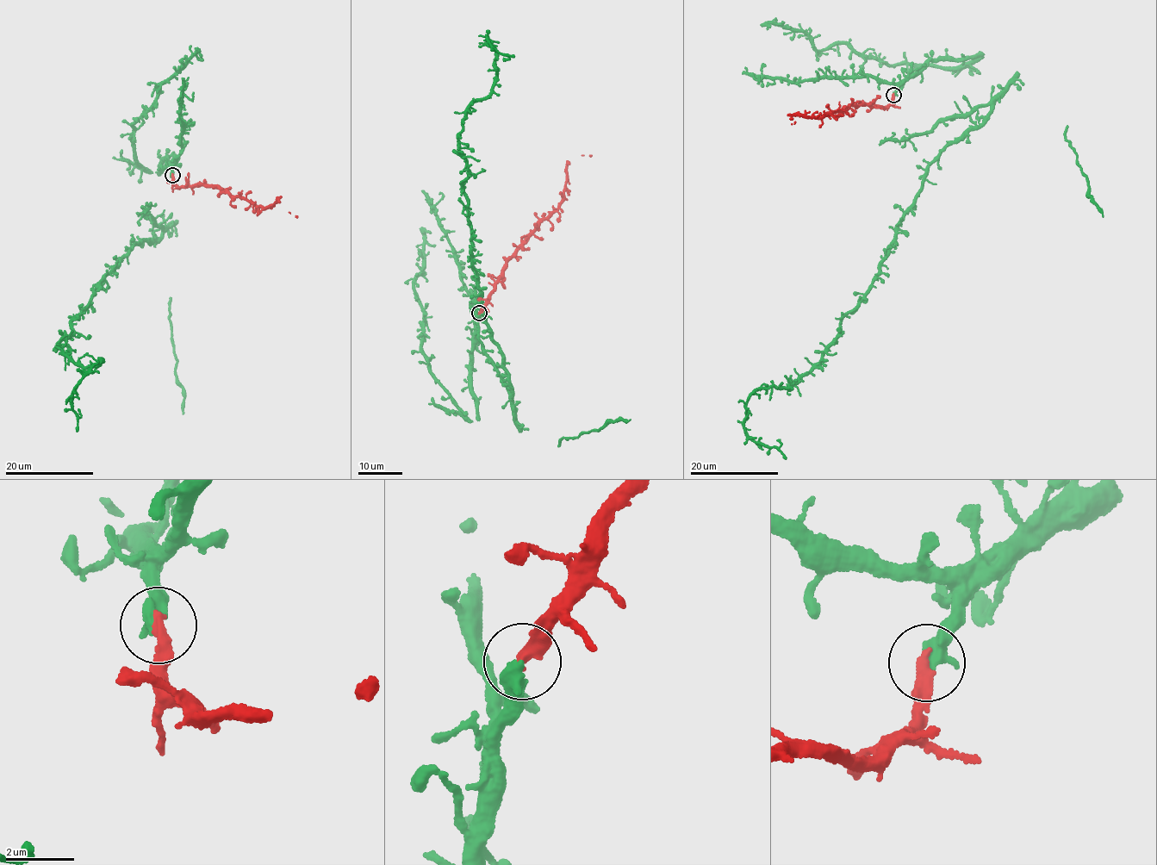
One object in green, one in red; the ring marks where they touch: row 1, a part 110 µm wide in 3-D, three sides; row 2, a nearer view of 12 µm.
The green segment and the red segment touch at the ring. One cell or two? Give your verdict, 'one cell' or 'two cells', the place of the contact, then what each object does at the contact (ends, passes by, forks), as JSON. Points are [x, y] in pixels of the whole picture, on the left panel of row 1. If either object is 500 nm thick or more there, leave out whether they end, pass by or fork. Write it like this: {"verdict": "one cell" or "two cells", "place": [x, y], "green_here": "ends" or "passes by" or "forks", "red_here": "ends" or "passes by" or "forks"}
{"verdict": "one cell", "place": [172, 175], "green_here": "ends", "red_here": "ends"}

